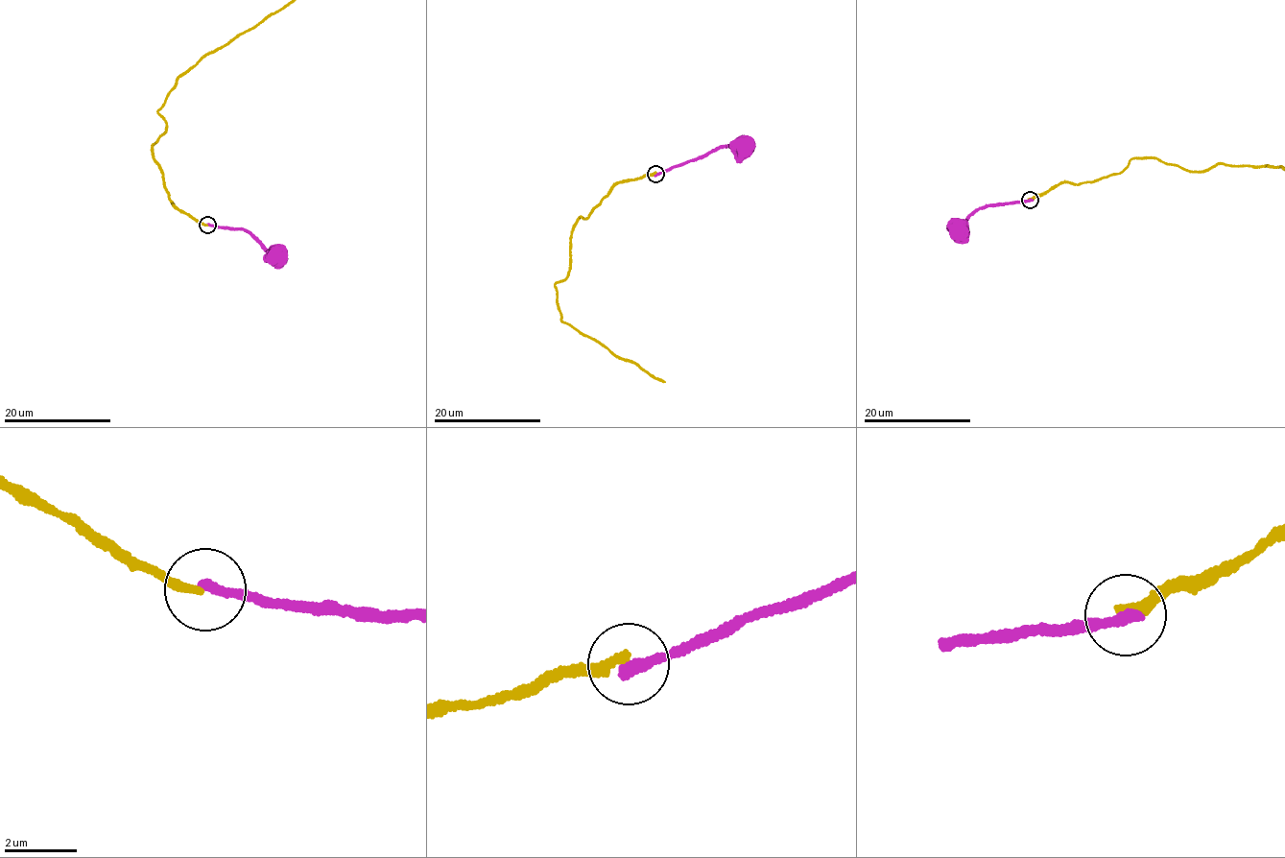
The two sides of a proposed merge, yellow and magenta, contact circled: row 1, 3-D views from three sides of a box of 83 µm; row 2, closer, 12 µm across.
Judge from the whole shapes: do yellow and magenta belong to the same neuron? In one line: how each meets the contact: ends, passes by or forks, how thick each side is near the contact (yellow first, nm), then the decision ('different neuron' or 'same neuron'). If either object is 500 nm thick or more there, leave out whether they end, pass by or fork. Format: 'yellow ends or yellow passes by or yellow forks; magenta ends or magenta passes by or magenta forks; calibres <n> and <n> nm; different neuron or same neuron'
yellow ends; magenta ends; calibres 240 and 300 nm; different neuron

